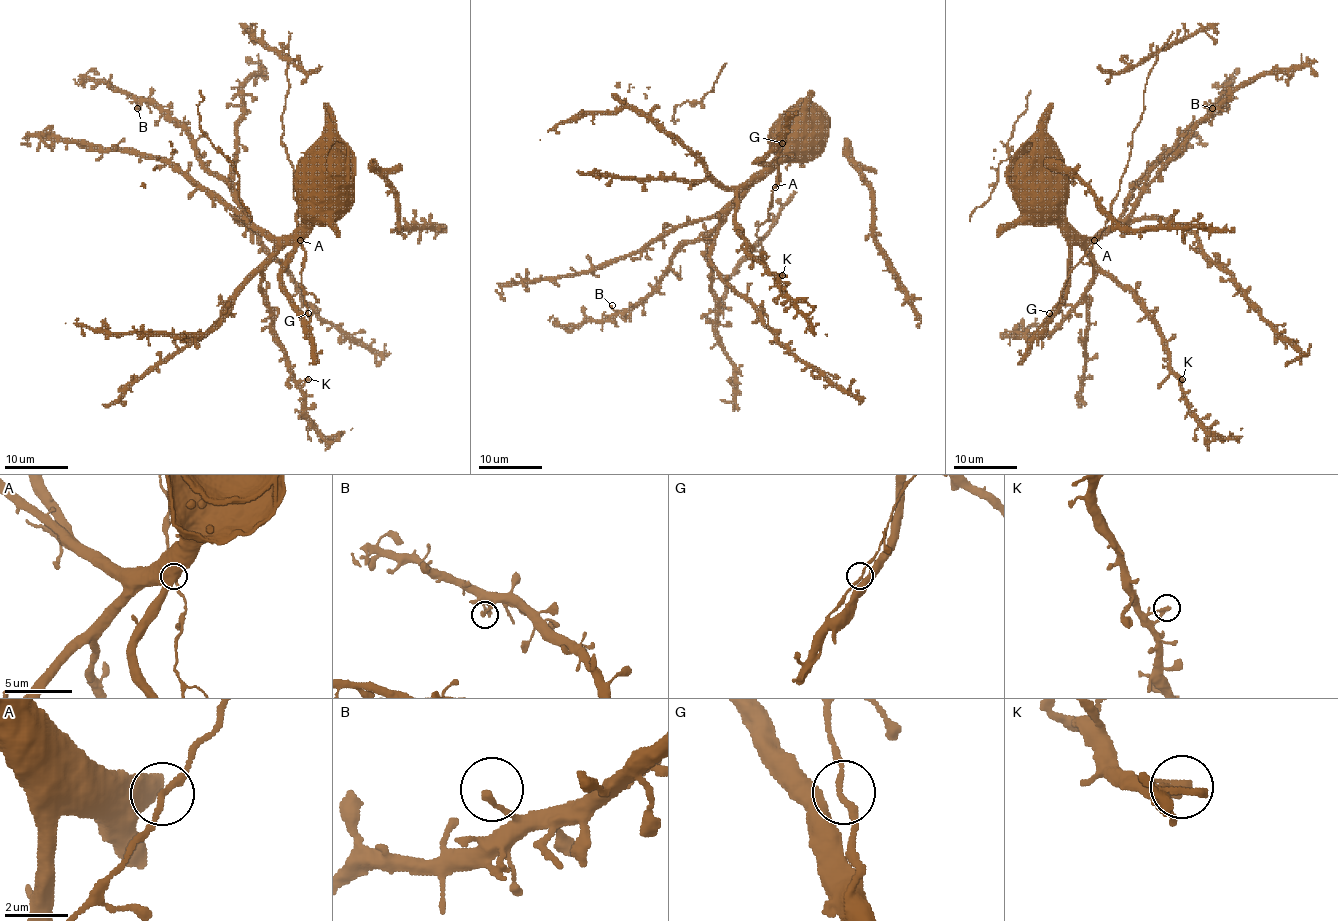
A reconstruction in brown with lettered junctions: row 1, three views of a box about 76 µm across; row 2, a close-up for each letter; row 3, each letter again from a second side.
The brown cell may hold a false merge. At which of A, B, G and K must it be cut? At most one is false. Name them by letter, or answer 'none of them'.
none of them

